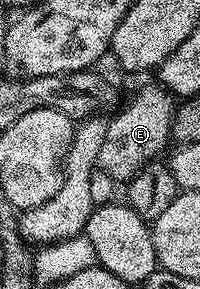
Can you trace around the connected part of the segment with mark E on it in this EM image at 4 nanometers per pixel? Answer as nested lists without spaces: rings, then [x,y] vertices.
[[[152,81],[148,87],[143,87],[131,103],[123,108],[120,106],[114,112],[115,116],[107,119],[105,129],[105,142],[101,145],[101,157],[97,164],[98,170],[109,173],[116,184],[126,185],[132,177],[149,162],[158,160],[163,150],[168,150],[167,143],[171,139],[171,126],[173,125],[176,110],[176,100],[170,91],[158,82]]]

